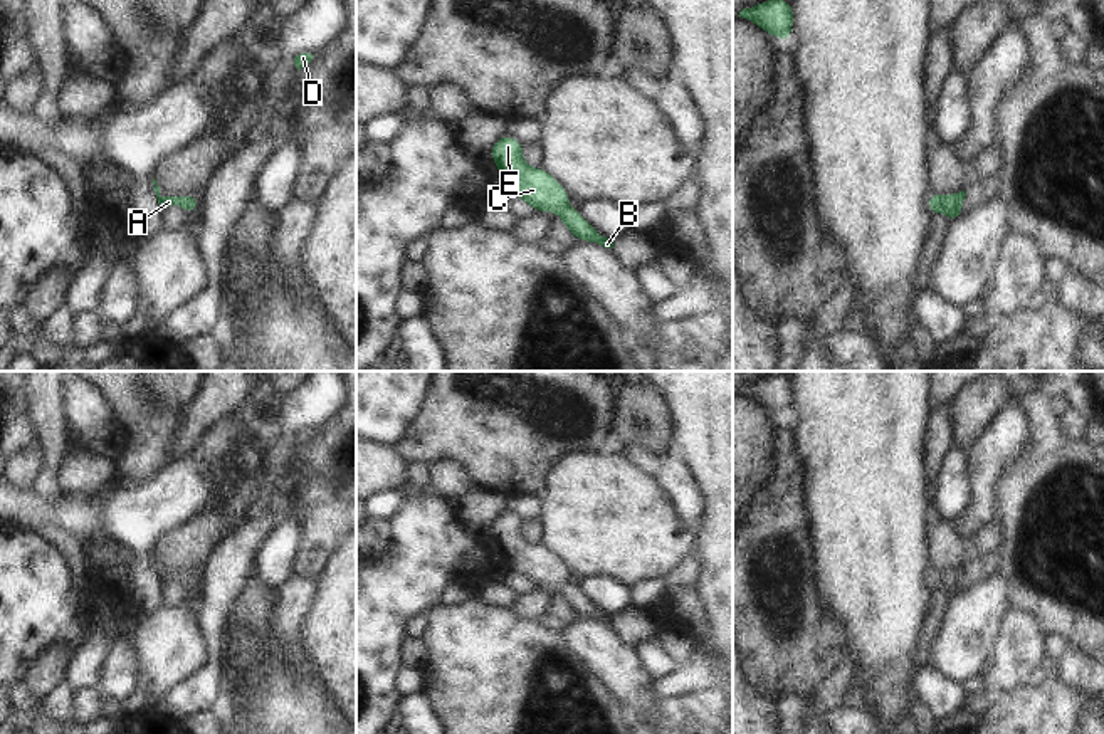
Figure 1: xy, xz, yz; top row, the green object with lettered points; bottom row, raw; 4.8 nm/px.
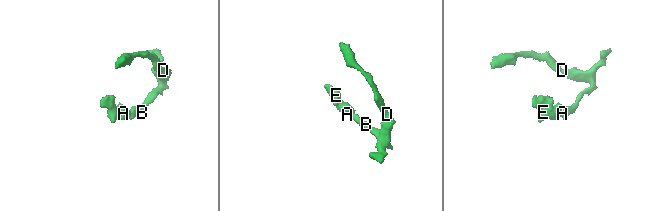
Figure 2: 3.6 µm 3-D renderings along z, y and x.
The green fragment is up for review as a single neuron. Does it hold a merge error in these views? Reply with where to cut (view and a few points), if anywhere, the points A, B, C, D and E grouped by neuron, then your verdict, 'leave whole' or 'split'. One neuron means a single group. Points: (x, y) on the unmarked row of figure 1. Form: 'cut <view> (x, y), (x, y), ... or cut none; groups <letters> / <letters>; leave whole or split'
cut none; groups A B C D E; leave whole

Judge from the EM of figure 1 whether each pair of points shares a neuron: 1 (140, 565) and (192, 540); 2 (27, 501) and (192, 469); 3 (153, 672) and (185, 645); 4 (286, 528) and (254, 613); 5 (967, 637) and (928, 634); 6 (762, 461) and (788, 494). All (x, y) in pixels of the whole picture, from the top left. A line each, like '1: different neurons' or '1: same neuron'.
1: different neurons
2: same neuron
3: same neuron
4: different neurons
5: different neurons
6: different neurons

